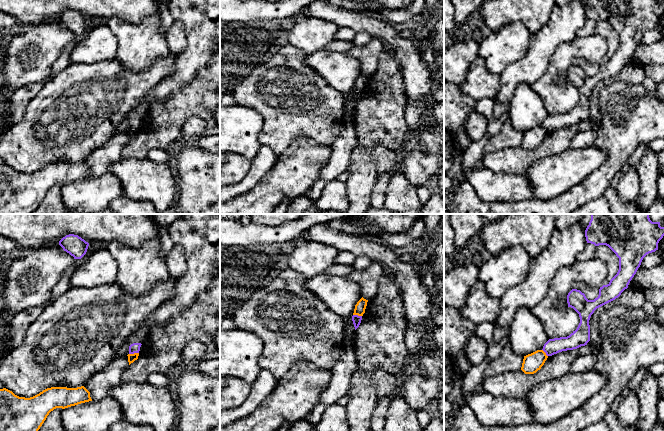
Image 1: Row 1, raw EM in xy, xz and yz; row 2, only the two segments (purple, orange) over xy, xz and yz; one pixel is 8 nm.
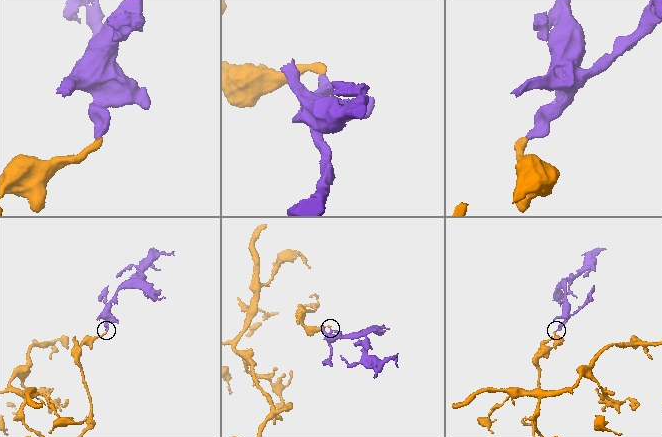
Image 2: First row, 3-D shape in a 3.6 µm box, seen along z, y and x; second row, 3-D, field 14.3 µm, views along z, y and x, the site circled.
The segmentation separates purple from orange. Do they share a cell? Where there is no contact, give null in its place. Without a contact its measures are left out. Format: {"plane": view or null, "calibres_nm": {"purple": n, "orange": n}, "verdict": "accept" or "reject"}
{"plane": "xy", "calibres_nm": {"purple": 80, "orange": 60}, "verdict": "reject"}

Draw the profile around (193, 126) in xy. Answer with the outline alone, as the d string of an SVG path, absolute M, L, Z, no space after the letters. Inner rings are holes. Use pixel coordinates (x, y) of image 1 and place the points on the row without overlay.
M194 116L190 117L182 127L182 133L186 135L196 136L203 135L207 130L207 121Z

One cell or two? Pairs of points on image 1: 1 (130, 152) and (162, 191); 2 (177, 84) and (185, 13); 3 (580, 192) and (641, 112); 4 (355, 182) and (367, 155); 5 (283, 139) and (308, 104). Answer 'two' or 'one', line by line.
1: two
2: one
3: one
4: one
5: one

